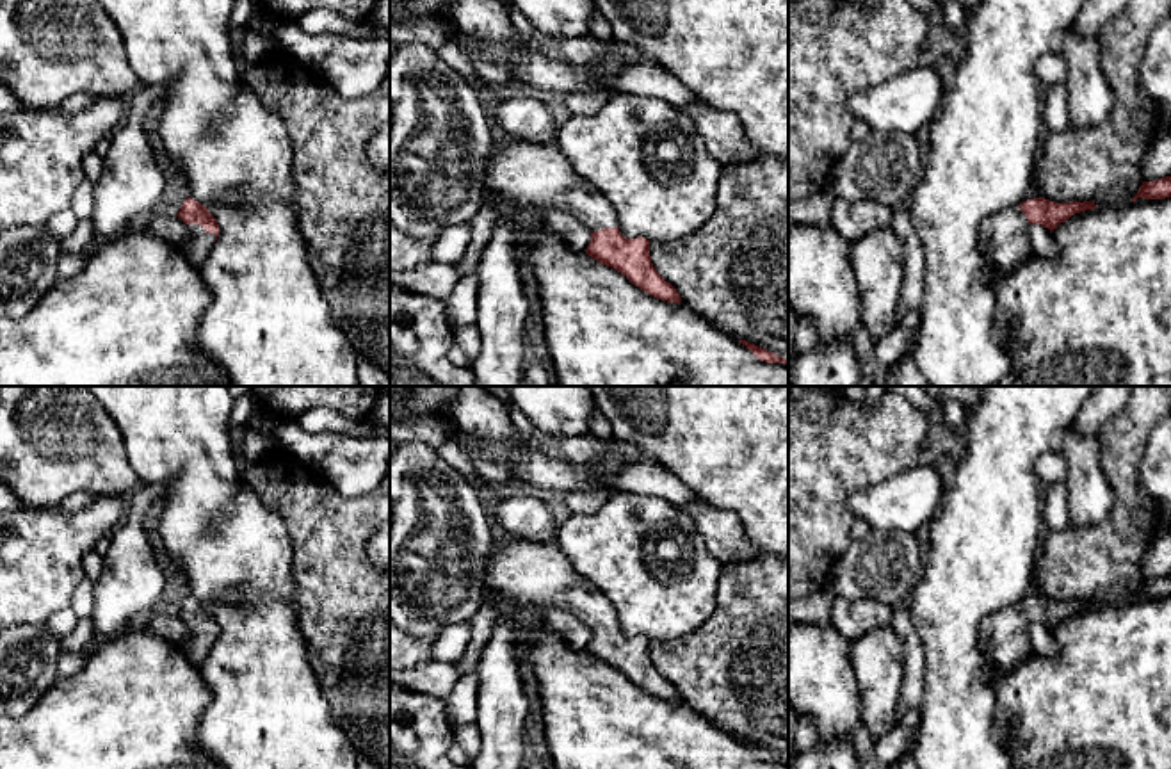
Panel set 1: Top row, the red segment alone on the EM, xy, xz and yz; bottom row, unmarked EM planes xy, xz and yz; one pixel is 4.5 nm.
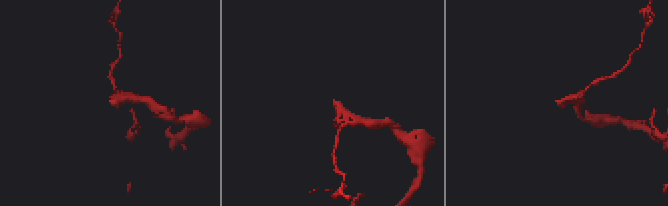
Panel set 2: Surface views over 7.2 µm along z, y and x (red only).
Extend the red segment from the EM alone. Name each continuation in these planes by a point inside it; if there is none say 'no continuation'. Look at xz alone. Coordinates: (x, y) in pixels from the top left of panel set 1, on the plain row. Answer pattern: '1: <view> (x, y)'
1: xz (527, 575)

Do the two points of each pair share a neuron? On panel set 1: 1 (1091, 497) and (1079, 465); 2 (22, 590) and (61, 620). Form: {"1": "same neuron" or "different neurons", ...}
{"1": "same neuron", "2": "different neurons"}

